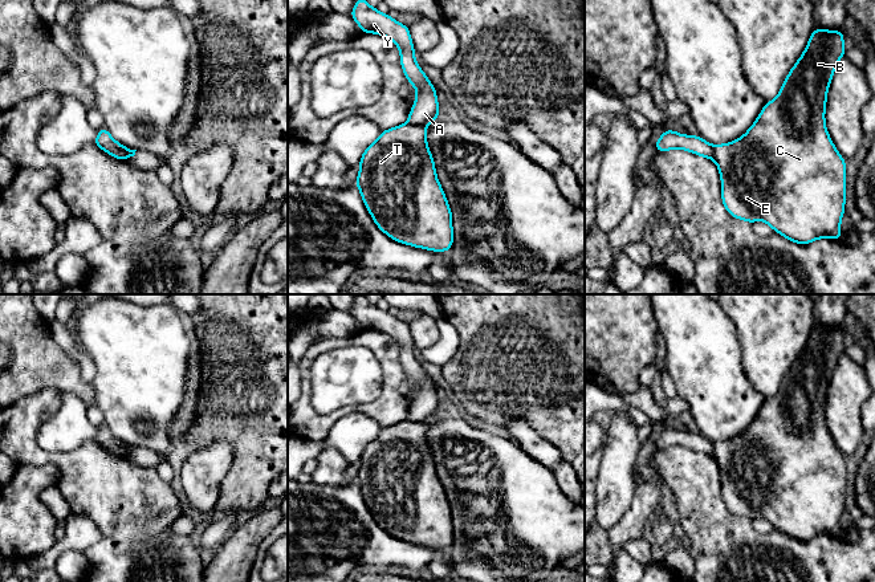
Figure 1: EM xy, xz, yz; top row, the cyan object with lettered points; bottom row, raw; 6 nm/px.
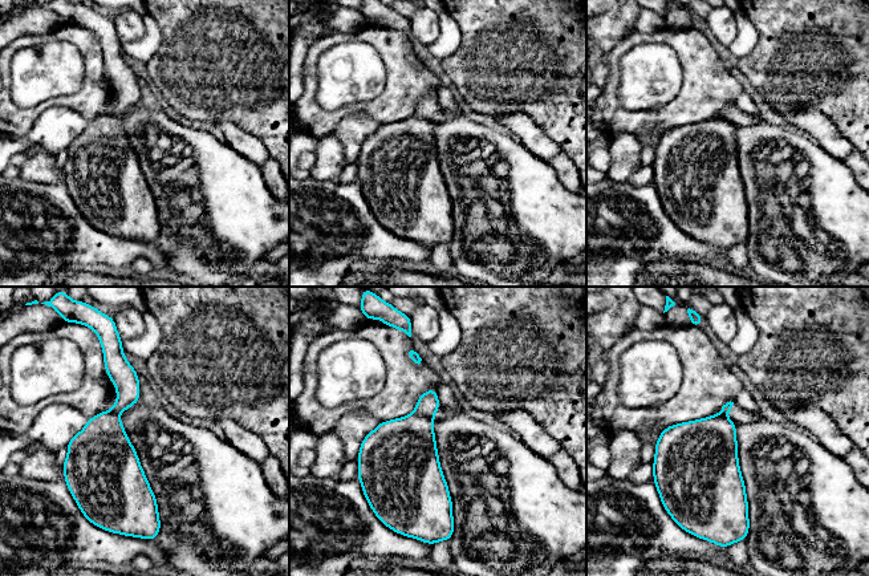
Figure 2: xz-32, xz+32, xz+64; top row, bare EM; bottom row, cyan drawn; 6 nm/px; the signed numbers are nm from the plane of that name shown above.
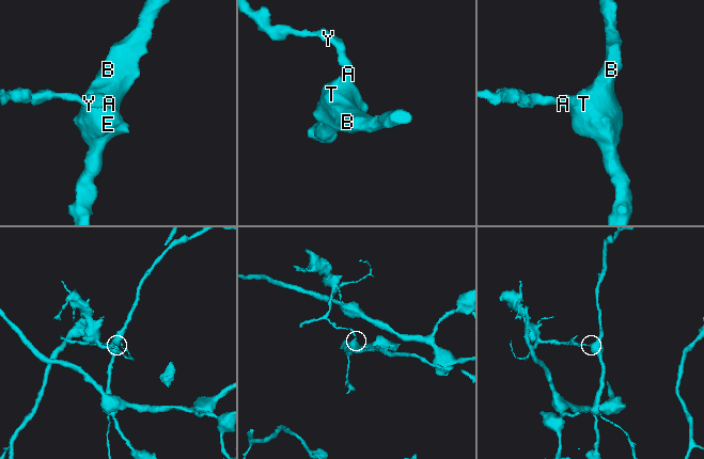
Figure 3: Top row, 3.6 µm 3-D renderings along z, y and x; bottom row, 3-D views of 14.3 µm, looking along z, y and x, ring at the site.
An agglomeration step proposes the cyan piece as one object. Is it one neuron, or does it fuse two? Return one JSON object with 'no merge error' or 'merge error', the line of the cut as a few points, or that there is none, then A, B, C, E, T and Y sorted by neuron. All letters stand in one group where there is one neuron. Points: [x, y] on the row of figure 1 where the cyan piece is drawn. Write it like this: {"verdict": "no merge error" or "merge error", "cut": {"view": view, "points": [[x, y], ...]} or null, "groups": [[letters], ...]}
{"verdict": "merge error", "cut": {"view": "xz", "points": [[408, 121], [423, 127]]}, "groups": [["A", "Y"], ["B", "C", "E", "T"]]}

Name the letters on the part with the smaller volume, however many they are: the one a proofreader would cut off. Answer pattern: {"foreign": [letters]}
{"foreign": ["A", "Y"]}

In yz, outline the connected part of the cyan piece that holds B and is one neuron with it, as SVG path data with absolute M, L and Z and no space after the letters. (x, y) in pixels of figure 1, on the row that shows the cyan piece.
M814 28L777 98L765 103L741 138L713 146L727 212L750 224L762 220L774 232L801 245L822 237L843 239L846 159L831 142L825 122L827 90L838 61L846 56L843 38L843 30Z

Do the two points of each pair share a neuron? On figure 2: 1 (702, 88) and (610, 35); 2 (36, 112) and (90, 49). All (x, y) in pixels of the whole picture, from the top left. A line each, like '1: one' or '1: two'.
1: two
2: one

